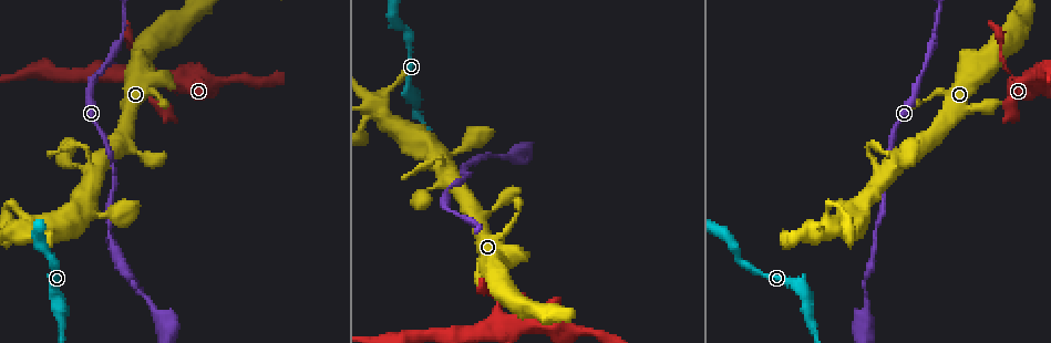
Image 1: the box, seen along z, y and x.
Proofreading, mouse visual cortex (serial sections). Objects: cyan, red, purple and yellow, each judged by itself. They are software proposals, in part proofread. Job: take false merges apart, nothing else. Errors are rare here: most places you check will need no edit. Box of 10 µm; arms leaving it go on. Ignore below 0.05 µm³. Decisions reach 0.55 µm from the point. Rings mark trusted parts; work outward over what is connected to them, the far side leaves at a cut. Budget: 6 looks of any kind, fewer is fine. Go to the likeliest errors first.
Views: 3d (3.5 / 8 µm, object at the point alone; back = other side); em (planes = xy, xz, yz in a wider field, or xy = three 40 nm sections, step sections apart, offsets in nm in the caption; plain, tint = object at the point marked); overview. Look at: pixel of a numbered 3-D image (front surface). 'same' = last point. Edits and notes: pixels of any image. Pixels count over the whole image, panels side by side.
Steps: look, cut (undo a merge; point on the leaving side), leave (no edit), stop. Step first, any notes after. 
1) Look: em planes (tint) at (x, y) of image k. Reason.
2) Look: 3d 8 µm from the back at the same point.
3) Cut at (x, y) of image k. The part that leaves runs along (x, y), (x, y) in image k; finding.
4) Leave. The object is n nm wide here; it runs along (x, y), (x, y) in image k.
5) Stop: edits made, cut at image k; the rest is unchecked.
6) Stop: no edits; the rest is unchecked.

Look: 3d 8 µm from the back at (155, 308) of image 1. Thick turns thin.

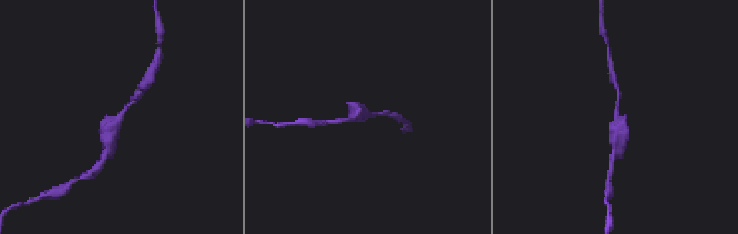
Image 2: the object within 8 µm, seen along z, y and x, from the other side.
Look: em planes (tint) at the same point.

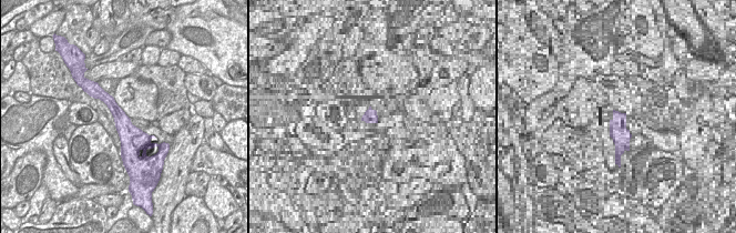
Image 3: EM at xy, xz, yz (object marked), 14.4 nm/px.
Leave. The object is 300 nm wide here; it runs along (140, 93), (114, 123), (108, 148) in image 2; continuous, no second cell.

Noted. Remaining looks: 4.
Look: em xy step 2 (tint) at (499, 326) of image 1. Sudden change in width.

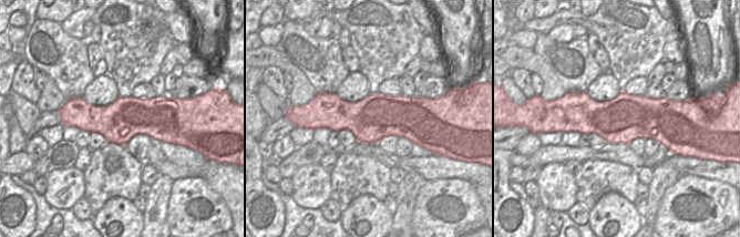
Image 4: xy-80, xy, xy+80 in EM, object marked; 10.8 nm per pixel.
Look: 3d 3.5 µm at the same point.

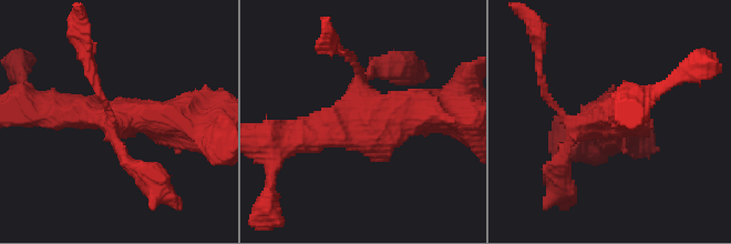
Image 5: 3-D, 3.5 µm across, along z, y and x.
Leave. It runs along (434, 110), (291, 138) in image 5; one cell here.

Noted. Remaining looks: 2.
Stop: no edits; the rest is unchecked.

